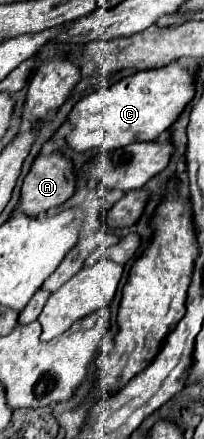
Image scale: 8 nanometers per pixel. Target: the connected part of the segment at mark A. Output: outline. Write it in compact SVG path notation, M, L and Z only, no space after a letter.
M59 152L37 156L23 180L17 210L27 216L39 216L59 208L75 192L73 164Z

